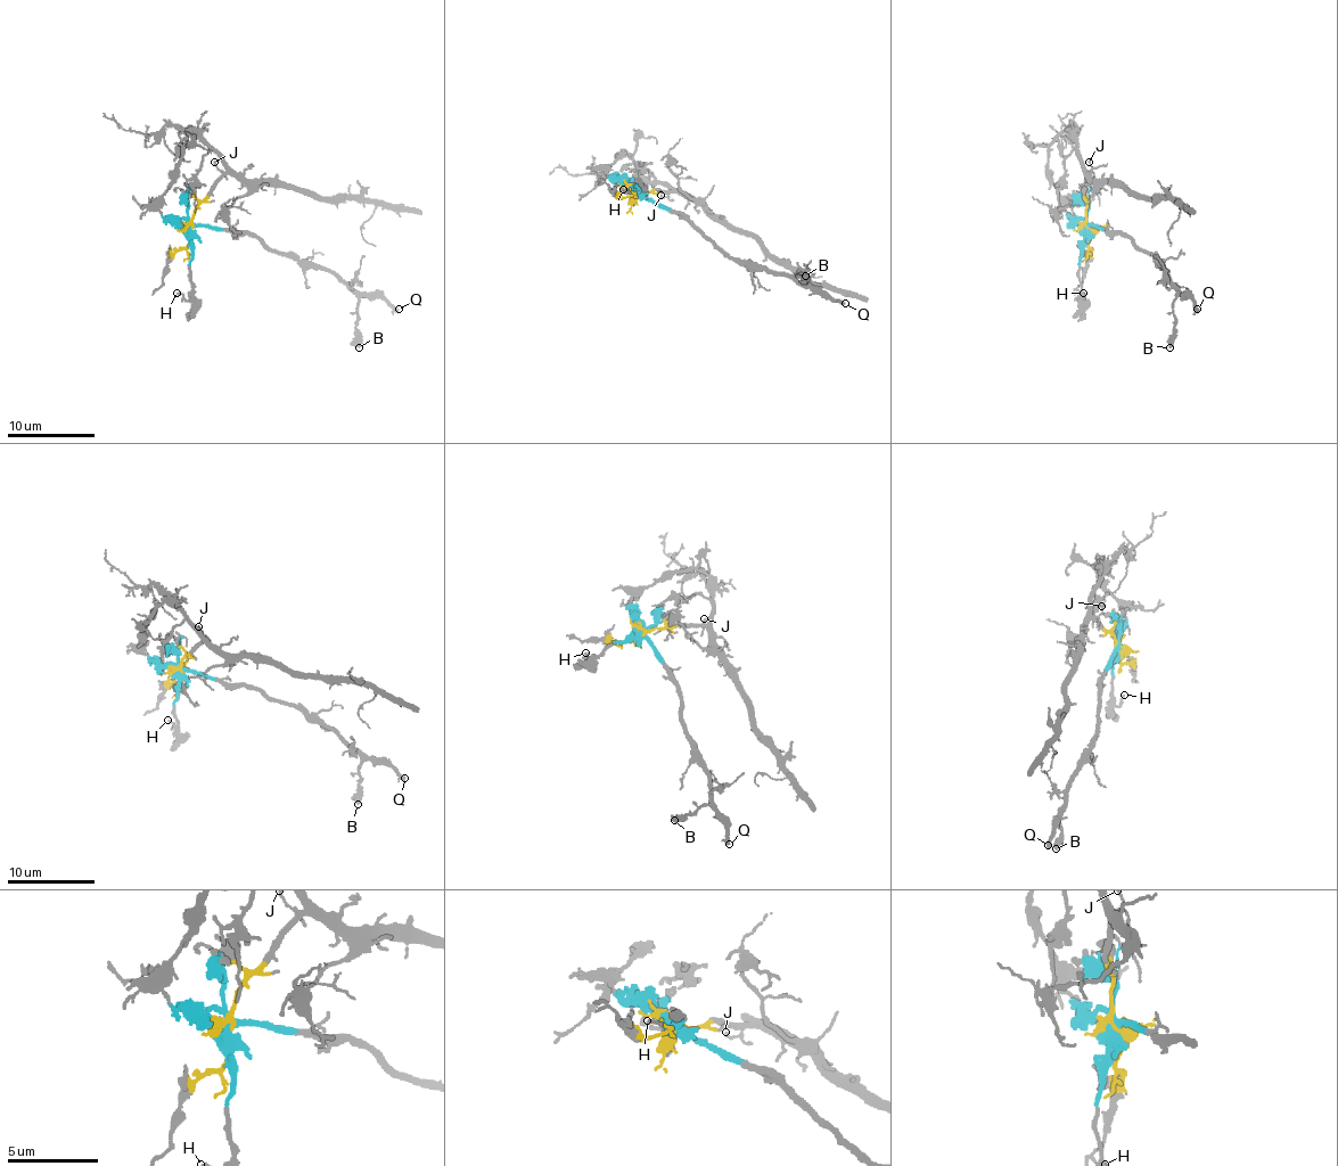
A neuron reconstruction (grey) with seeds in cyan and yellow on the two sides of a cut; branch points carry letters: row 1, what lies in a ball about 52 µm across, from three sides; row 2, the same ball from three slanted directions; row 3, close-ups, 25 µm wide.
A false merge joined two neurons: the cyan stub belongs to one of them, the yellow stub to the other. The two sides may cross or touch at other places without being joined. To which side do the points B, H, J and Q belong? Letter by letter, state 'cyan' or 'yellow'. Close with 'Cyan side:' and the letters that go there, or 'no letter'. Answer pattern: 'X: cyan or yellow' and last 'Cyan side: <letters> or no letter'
B: cyan
H: cyan
J: yellow
Q: cyan
Cyan side: B, H, Q

